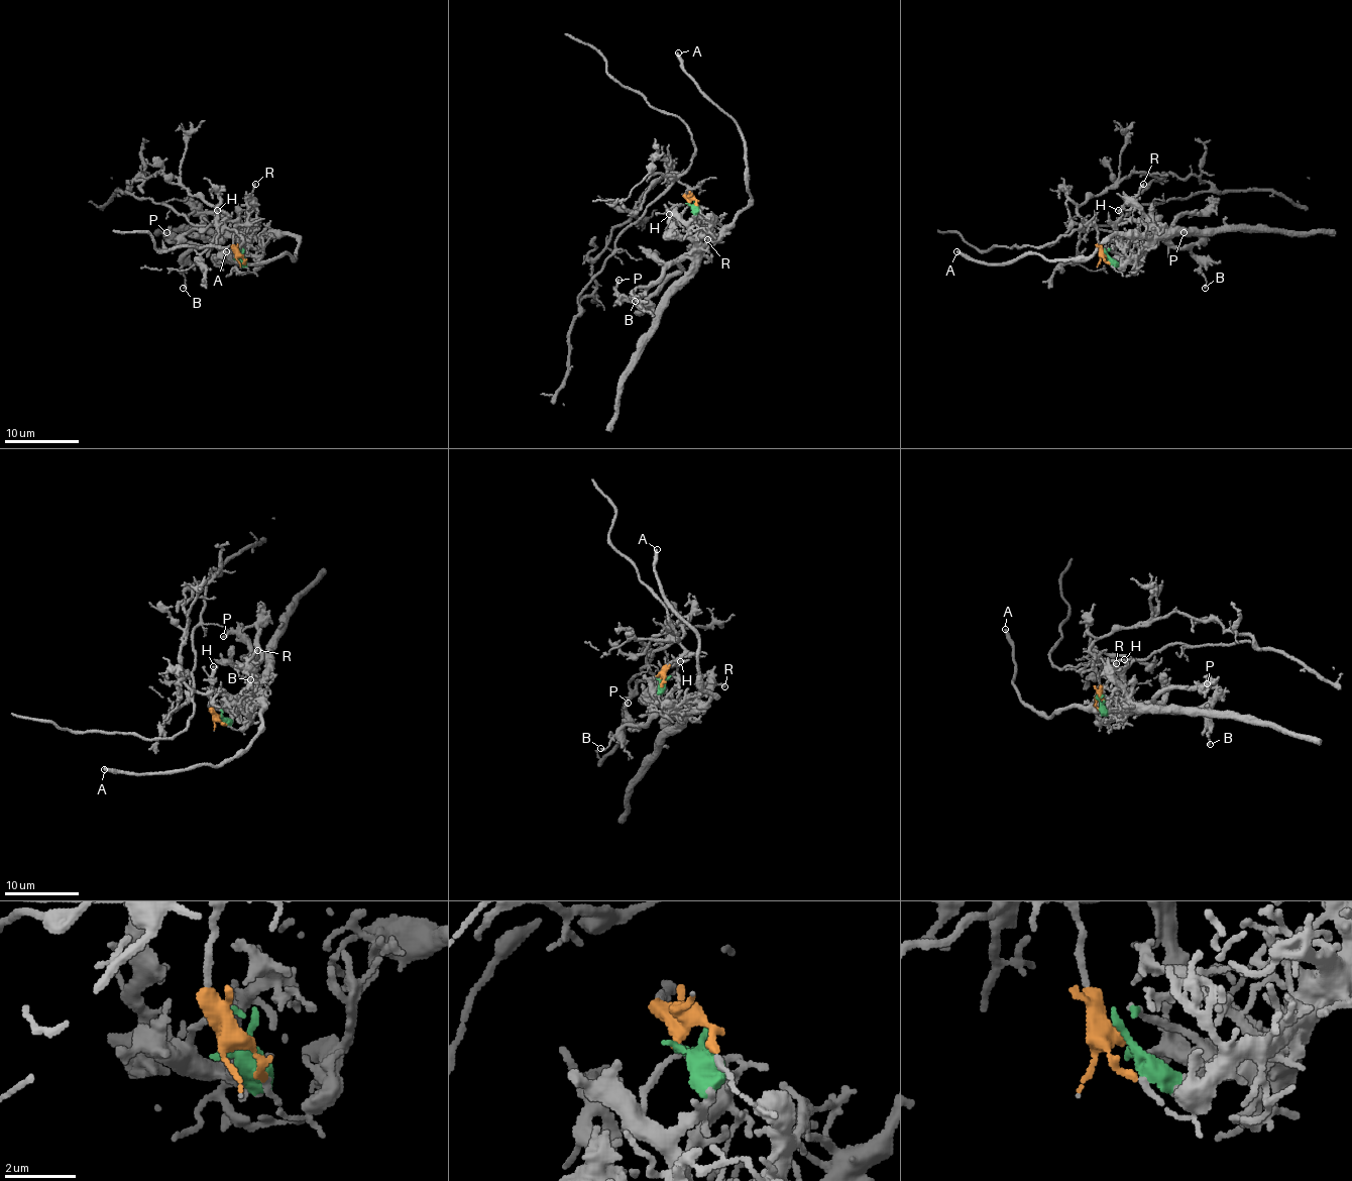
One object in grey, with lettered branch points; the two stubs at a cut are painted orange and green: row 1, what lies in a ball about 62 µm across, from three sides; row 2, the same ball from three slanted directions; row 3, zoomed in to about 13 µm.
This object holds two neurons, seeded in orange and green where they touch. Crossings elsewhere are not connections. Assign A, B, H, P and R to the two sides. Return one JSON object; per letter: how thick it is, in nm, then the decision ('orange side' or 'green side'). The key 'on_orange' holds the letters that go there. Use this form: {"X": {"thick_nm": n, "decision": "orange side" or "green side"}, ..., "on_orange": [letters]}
{"A": {"thick_nm": 280, "decision": "green side"}, "B": {"thick_nm": 180, "decision": "green side"}, "H": {"thick_nm": 180, "decision": "green side"}, "P": {"thick_nm": 200, "decision": "green side"}, "R": {"thick_nm": 200, "decision": "green side"}, "on_orange": []}

